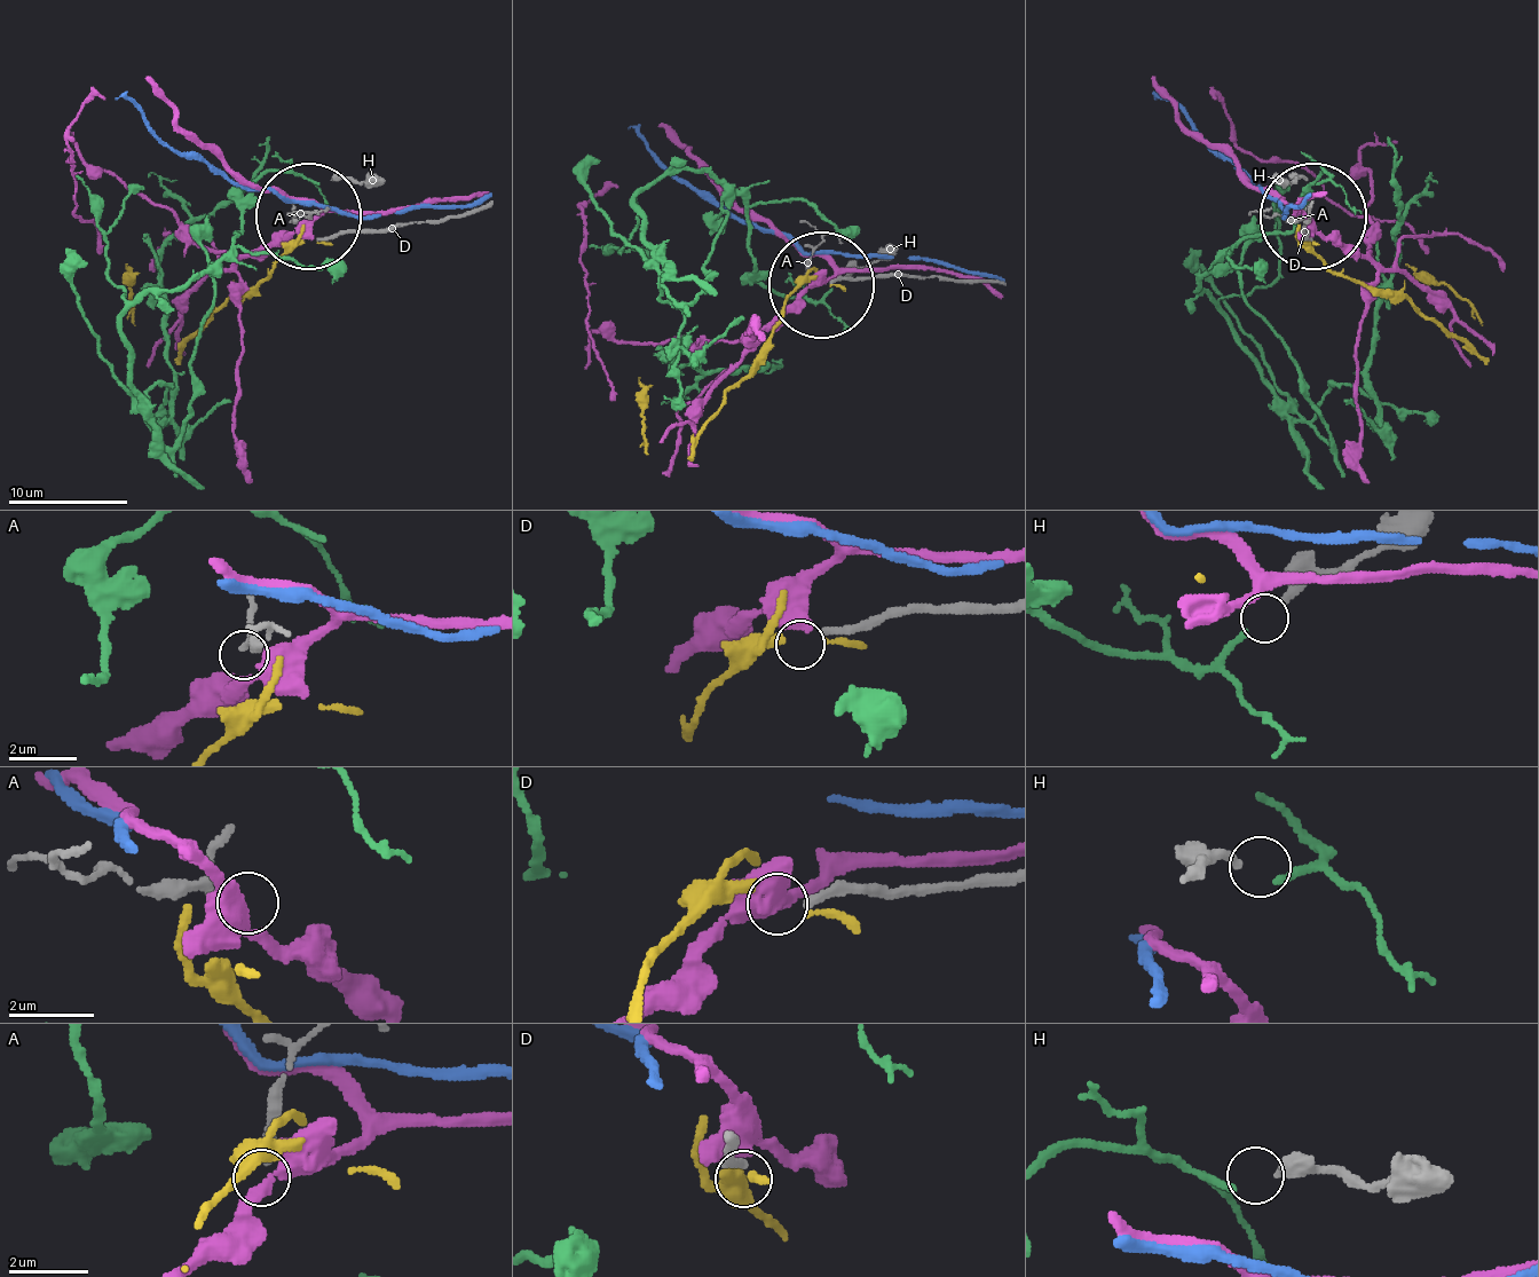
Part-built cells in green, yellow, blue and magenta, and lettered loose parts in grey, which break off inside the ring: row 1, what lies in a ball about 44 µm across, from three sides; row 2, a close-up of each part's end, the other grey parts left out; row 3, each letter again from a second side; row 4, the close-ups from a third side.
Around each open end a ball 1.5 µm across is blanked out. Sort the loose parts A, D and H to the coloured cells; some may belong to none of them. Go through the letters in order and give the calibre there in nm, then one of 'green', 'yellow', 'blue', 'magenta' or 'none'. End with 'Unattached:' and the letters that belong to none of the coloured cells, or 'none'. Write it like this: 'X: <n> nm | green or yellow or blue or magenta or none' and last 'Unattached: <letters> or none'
A: 180 nm | none
D: 220 nm | none
H: 240 nm | green
Unattached: A, D

